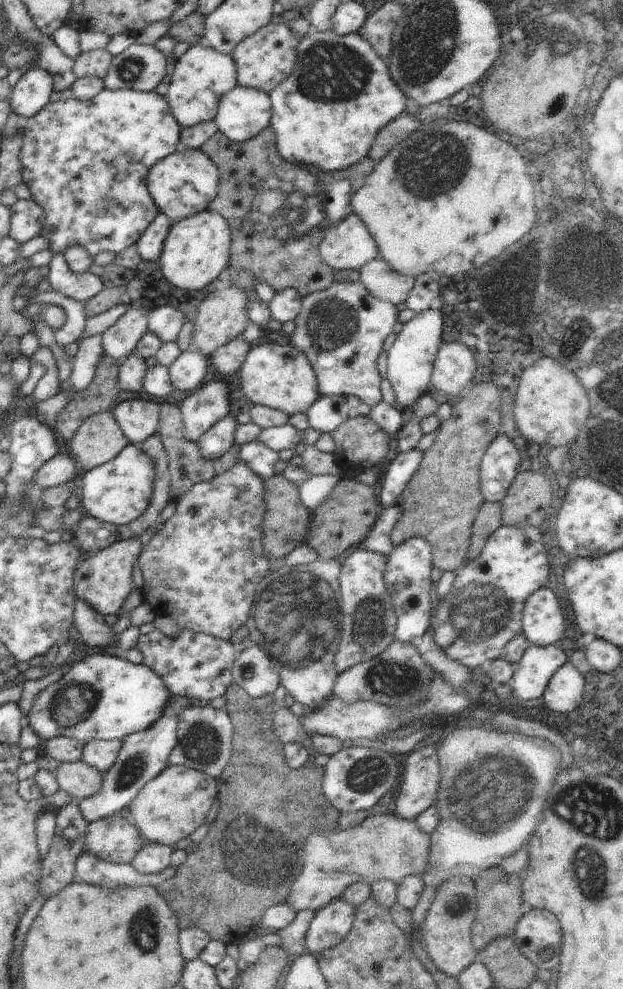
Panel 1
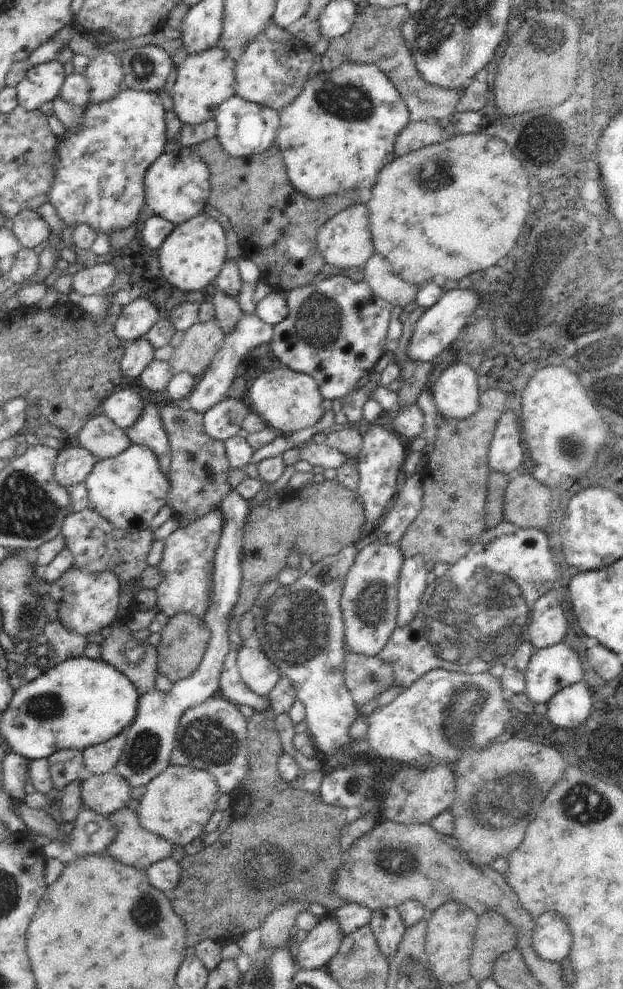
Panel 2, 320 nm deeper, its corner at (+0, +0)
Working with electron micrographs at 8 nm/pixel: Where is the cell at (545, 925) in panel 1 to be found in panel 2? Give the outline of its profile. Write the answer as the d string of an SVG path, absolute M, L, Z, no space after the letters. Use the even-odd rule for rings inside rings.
M550 911L536 919L533 932L533 947L545 961L561 962L570 954L573 934L567 920Z

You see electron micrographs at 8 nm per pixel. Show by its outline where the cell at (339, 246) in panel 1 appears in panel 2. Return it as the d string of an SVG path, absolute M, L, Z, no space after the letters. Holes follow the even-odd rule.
M358 203L335 214L319 228L315 240L316 248L326 263L334 264L340 268L364 267L375 252L367 204Z

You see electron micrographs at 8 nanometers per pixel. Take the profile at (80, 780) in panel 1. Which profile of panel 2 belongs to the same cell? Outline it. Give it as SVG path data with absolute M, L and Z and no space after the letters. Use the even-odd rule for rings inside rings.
M113 771L99 775L86 775L81 784L84 806L99 815L110 817L130 802L132 785Z

